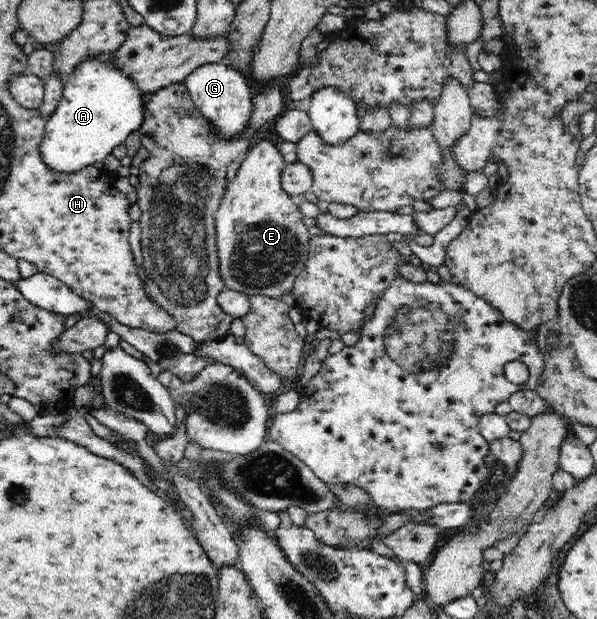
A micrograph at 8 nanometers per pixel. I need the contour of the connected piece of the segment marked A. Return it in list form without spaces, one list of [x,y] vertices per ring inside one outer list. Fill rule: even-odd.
[[[111,54],[88,58],[64,78],[61,101],[45,122],[41,144],[37,146],[49,170],[69,174],[101,162],[141,126],[144,95],[137,90],[133,79],[113,67],[111,60]]]

